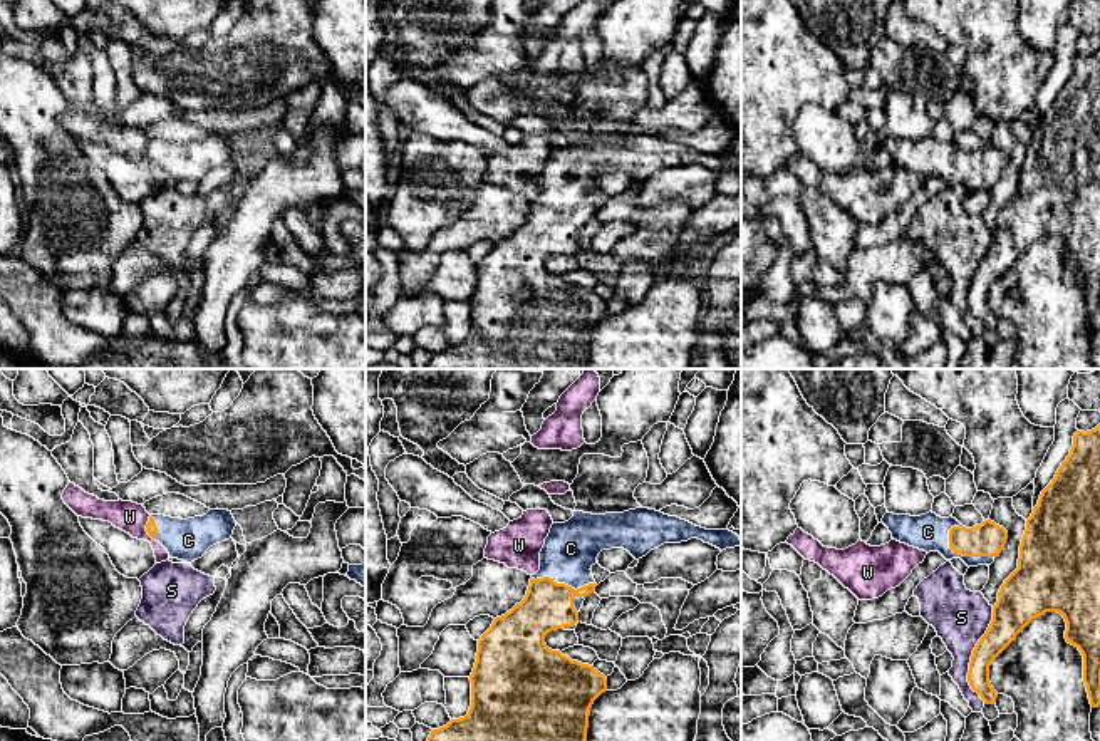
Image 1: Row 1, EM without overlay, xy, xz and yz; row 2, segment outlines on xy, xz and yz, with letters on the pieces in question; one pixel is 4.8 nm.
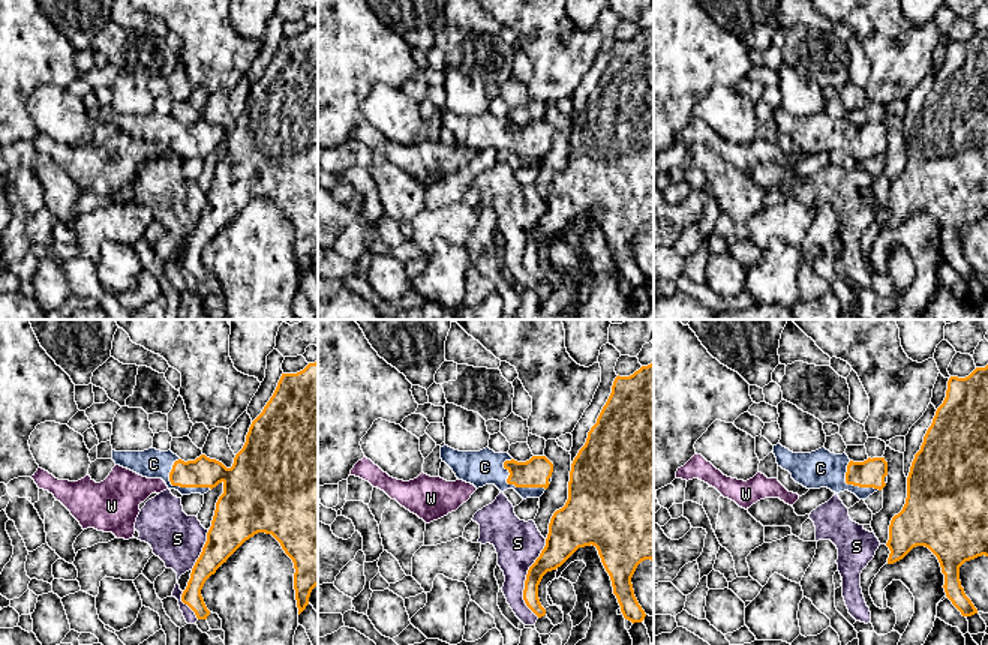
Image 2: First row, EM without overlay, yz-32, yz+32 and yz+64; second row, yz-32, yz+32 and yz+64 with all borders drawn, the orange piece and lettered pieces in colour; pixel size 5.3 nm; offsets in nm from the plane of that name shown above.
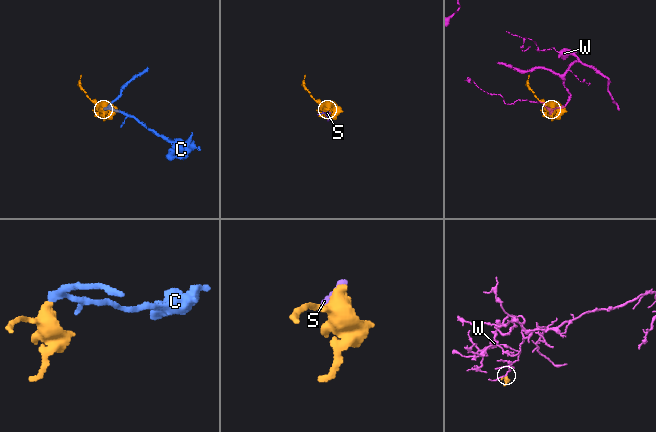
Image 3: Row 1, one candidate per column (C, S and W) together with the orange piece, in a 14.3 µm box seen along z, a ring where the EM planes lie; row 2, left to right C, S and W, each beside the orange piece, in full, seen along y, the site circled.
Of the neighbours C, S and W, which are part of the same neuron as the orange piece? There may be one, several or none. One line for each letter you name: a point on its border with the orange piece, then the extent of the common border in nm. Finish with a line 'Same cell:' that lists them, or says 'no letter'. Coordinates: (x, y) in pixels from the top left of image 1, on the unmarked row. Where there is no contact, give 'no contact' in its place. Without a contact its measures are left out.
C: contact yz (965, 180); length 260 nm
Same cell: C

